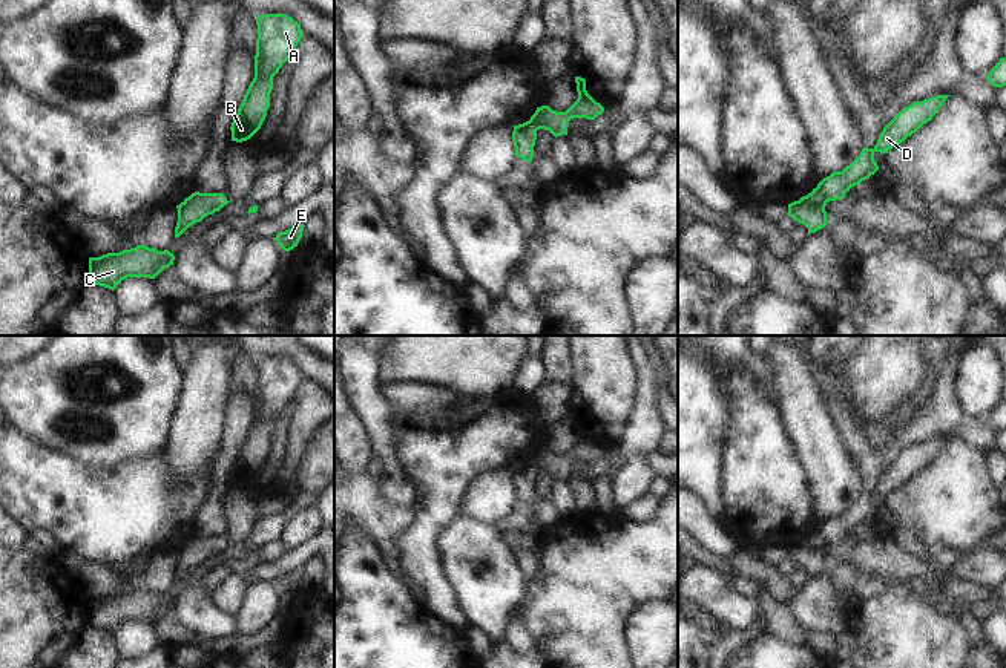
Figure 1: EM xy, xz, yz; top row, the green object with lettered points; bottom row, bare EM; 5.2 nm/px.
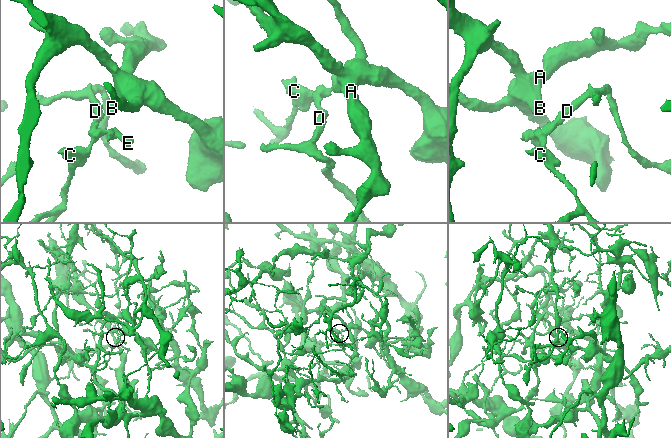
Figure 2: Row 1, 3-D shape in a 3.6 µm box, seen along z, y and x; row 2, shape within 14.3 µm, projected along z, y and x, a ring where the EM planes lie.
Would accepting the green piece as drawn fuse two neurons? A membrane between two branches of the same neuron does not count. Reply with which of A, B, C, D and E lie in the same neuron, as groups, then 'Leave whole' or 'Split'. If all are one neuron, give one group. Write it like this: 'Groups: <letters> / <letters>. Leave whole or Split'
Groups: A B D / C E. Split.

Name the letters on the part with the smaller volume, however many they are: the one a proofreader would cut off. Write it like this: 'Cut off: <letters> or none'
Cut off: C, E.

